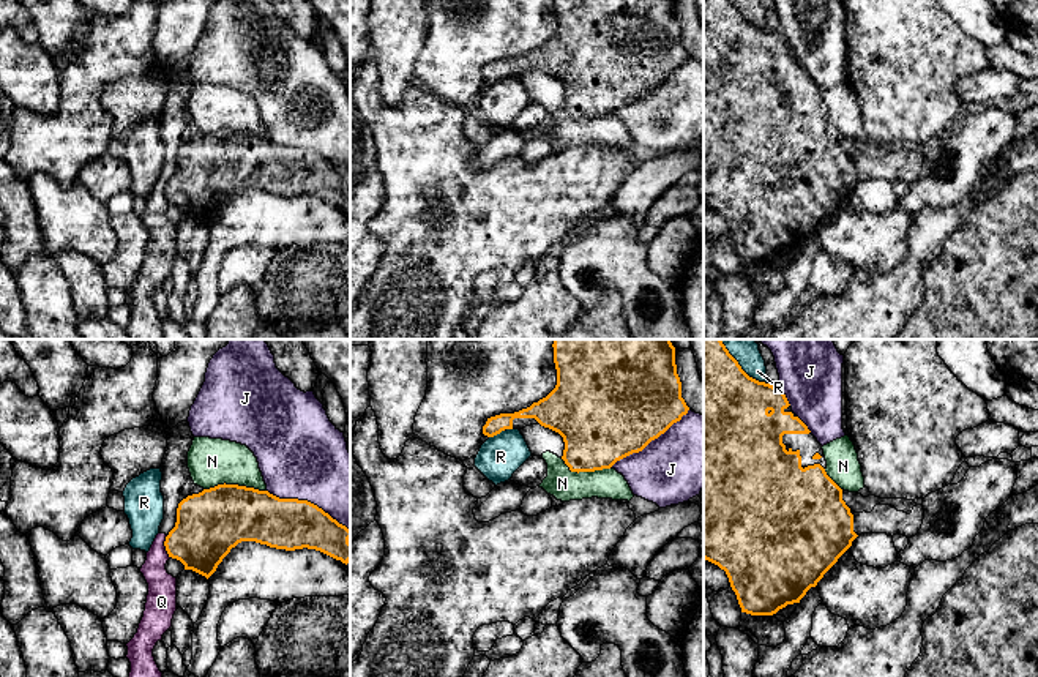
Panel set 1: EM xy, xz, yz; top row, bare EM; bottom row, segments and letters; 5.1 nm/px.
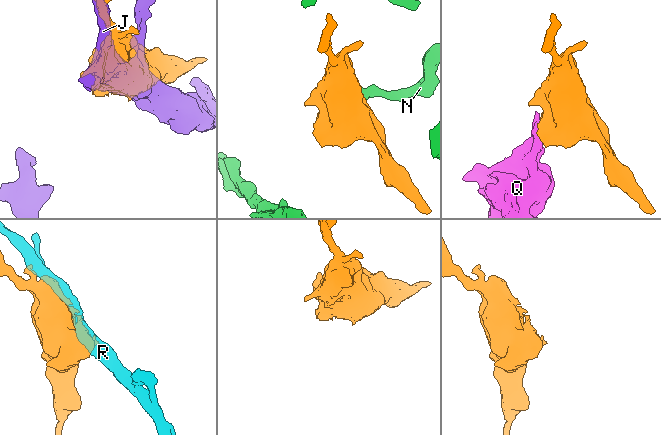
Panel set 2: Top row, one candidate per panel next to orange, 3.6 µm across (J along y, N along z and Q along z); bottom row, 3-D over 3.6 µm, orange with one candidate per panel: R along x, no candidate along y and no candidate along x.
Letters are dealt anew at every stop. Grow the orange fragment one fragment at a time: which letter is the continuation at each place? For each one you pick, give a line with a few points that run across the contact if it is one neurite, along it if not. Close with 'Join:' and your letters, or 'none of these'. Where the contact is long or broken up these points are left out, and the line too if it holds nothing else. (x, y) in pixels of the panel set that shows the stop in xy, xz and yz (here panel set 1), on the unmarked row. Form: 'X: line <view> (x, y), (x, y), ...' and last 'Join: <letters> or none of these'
Join: none of these

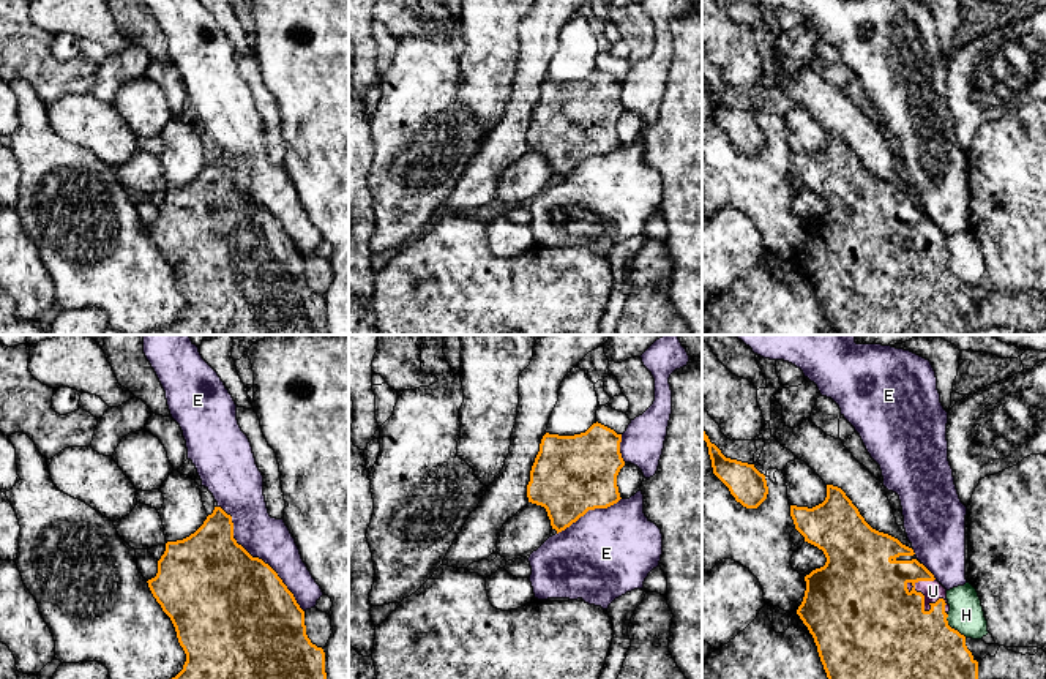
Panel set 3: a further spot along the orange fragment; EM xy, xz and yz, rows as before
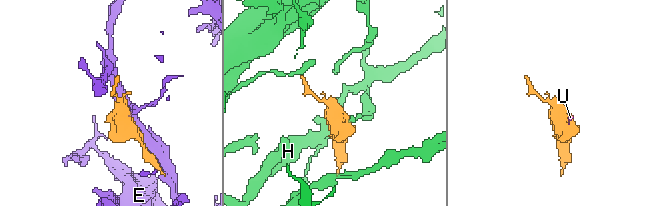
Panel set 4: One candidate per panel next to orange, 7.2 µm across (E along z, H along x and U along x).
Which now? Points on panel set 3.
Join: U

